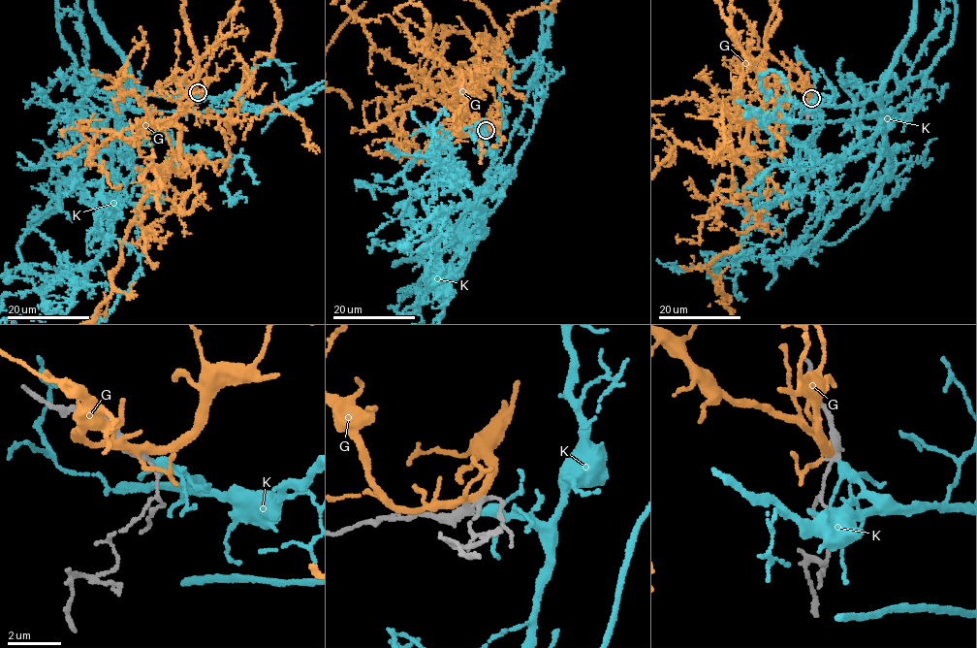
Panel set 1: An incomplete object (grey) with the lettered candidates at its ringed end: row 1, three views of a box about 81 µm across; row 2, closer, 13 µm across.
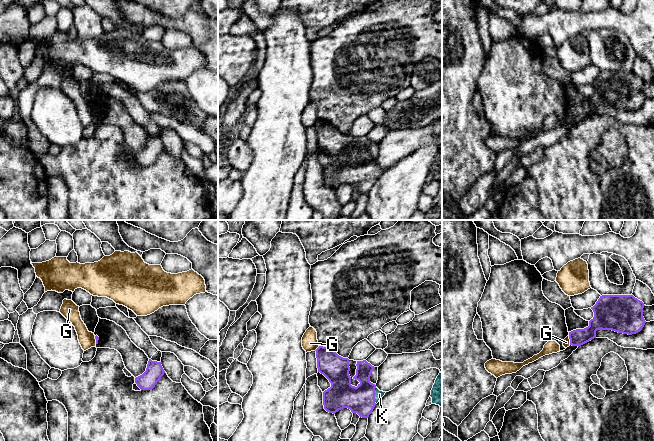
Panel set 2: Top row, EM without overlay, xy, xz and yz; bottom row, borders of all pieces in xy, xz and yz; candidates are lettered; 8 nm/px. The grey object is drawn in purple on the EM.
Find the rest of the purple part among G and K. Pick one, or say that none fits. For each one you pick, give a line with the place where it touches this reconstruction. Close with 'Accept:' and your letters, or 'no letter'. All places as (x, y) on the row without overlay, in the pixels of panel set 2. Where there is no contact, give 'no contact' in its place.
K: contact xz (374, 171)
Accept: K

